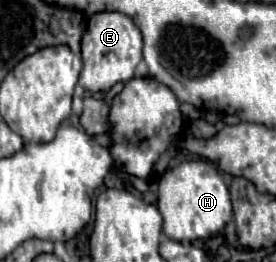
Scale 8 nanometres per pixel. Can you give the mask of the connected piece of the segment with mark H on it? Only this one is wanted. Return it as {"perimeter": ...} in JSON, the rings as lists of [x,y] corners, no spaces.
{"perimeter":[[[206,160],[182,162],[164,172],[158,184],[158,210],[164,218],[164,234],[172,240],[210,238],[232,220],[230,192],[218,170]]]}

